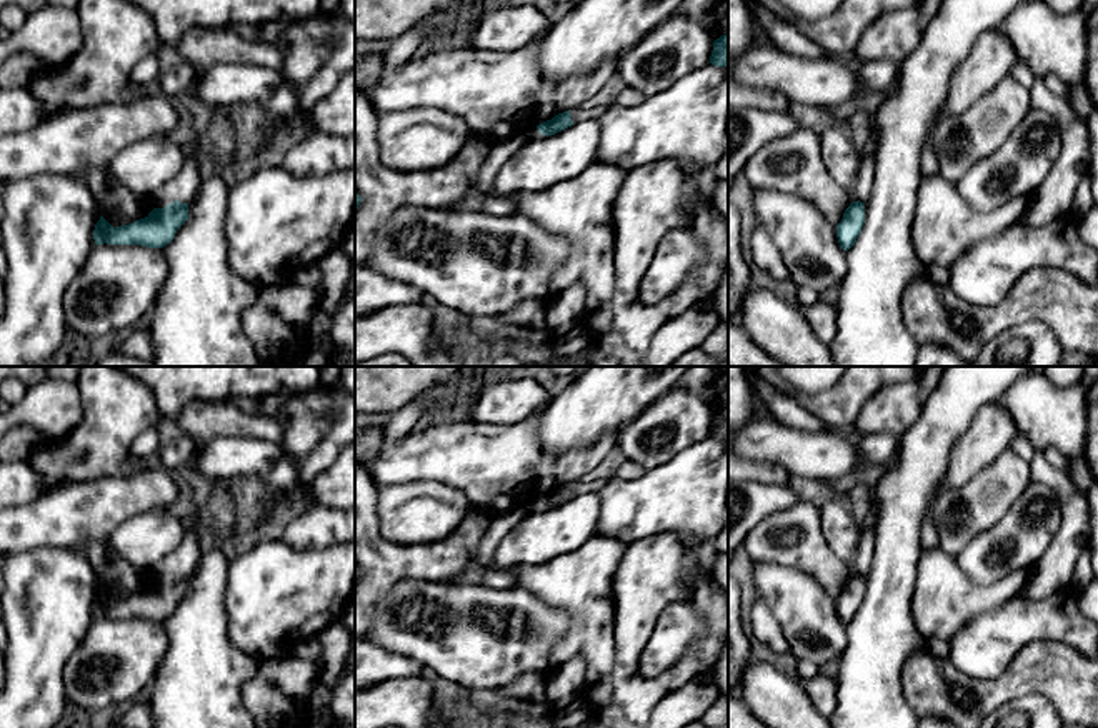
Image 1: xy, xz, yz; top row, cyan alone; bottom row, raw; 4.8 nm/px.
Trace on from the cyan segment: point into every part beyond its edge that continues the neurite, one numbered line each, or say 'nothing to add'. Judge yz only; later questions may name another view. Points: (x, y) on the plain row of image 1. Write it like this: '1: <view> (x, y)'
nothing to add

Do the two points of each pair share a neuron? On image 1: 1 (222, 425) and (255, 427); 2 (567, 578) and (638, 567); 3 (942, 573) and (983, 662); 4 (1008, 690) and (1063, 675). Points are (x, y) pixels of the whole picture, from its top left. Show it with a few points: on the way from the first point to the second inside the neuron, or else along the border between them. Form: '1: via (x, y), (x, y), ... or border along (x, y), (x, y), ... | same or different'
1: via (230, 425), (247, 425) | same
2: border along (628, 543), (613, 578), (613, 605), (617, 610) | different
3: border along (1002, 608), (972, 617), (947, 640) | different
4: via (1022, 677), (1050, 675) | same

